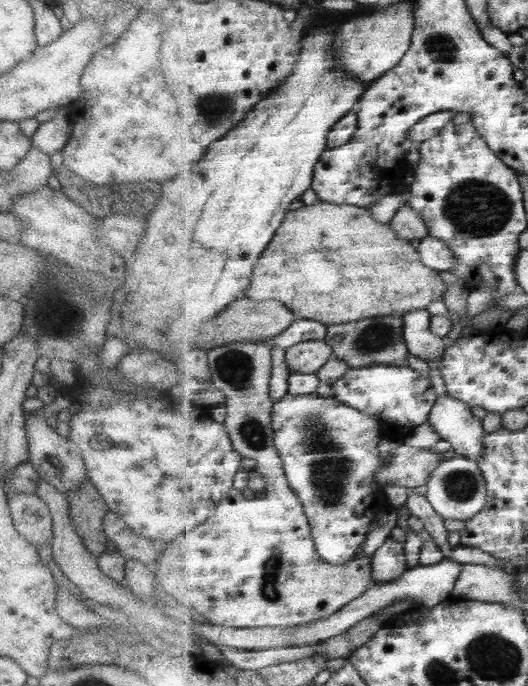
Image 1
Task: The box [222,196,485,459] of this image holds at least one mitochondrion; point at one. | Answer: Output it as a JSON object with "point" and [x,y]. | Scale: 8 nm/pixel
{"point":[375,340]}

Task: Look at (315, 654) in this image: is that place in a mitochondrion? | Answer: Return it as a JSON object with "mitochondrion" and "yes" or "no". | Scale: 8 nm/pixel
{"mitochondrion":"no"}

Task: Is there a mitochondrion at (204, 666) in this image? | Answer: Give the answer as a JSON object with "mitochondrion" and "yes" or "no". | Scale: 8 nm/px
{"mitochondrion":"no"}

